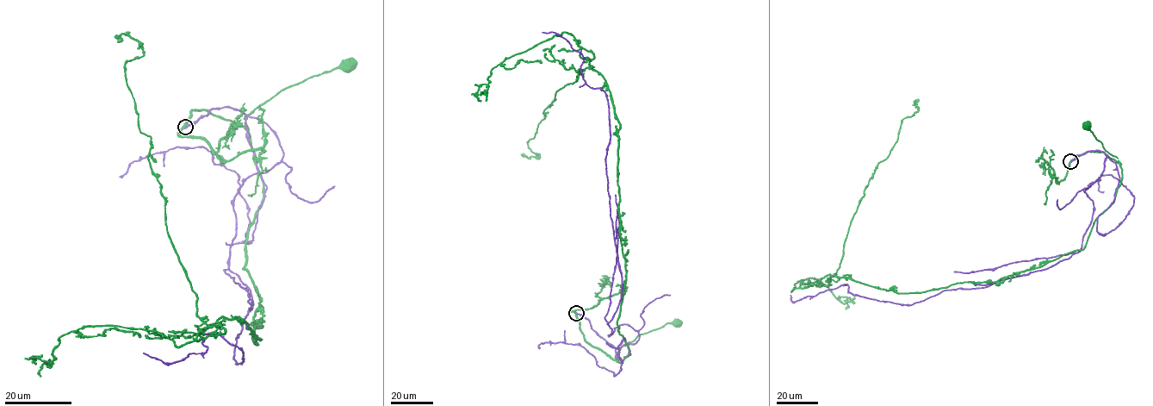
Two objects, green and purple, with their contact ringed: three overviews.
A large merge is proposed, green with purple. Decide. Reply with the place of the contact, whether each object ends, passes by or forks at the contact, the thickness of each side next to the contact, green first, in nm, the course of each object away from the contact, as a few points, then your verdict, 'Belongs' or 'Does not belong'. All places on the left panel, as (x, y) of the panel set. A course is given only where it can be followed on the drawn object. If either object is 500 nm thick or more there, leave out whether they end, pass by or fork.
Place: (185, 127). At the ring green passes by. At the ring purple ends. Thickness 400 nm (green) against 360 nm. Course of green: (185, 127), (192, 110), (207, 109), (244, 126), (244, 117), (286, 87), (347, 66). Course of purple: (186, 127), (233, 108), (282, 159), (234, 198), (243, 362), (215, 332), (180, 361), (143, 352). Does not belong

